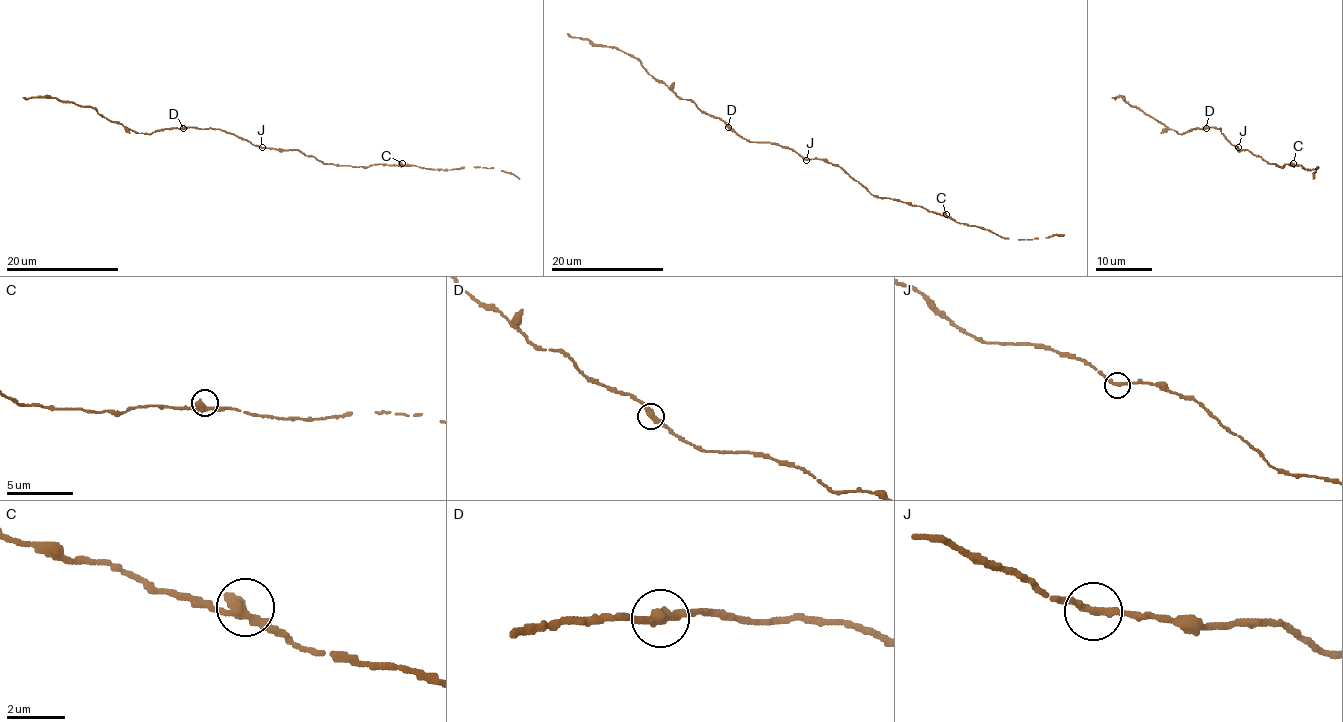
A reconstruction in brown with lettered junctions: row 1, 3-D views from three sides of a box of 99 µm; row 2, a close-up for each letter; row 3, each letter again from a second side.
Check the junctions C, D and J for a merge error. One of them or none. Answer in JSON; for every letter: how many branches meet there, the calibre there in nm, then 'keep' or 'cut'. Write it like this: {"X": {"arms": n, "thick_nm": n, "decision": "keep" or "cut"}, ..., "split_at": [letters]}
{"C": {"arms": 2, "thick_nm": 360, "decision": "keep"}, "D": {"arms": 2, "thick_nm": 360, "decision": "keep"}, "J": {"arms": 2, "thick_nm": 240, "decision": "keep"}, "split_at": []}

